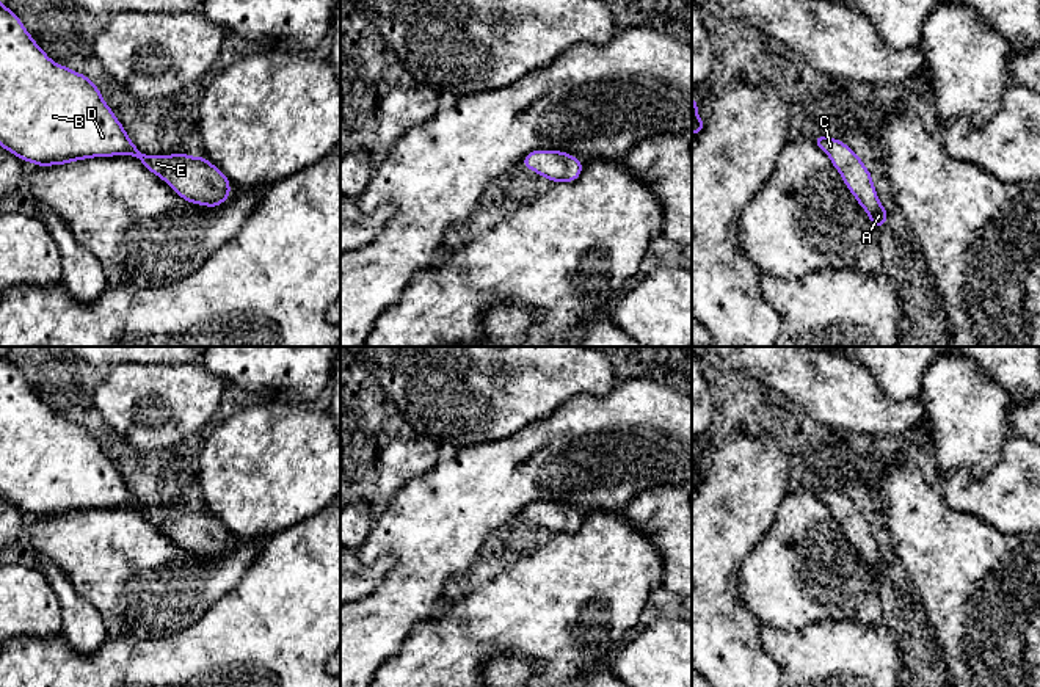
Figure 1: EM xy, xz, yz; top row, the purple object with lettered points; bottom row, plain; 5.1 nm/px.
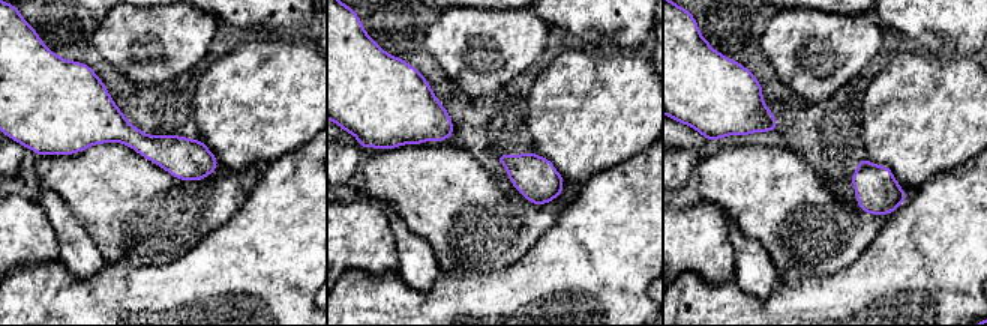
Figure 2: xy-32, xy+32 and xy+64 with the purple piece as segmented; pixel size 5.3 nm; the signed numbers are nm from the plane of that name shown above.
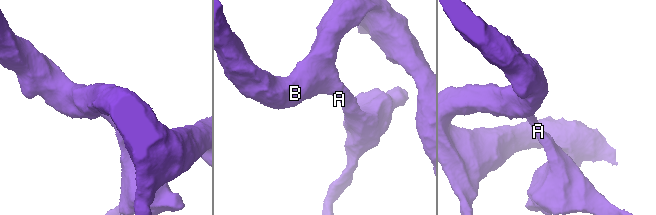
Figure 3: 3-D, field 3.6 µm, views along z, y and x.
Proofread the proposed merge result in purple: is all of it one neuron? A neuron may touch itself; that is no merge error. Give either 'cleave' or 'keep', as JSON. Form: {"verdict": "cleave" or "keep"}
{"verdict": "keep"}

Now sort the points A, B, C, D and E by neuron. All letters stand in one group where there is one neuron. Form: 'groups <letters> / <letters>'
groups A B C D E

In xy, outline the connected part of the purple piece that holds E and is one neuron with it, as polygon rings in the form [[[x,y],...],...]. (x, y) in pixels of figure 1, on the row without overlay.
[[[2,353],[0,497],[38,518],[64,516],[93,508],[133,507],[188,554],[216,558],[231,546],[226,525],[205,508],[141,505],[105,455],[97,438],[86,427],[52,413],[25,381],[22,372]]]

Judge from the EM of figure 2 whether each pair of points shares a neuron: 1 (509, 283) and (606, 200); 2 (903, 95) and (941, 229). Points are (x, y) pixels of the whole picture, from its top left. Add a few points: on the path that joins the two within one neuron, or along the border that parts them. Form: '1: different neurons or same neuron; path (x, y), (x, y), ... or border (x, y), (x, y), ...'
1: same neuron; path (540, 283), (554, 283), (603, 232)
2: different neurons; border (960, 166), (930, 176), (914, 191)

